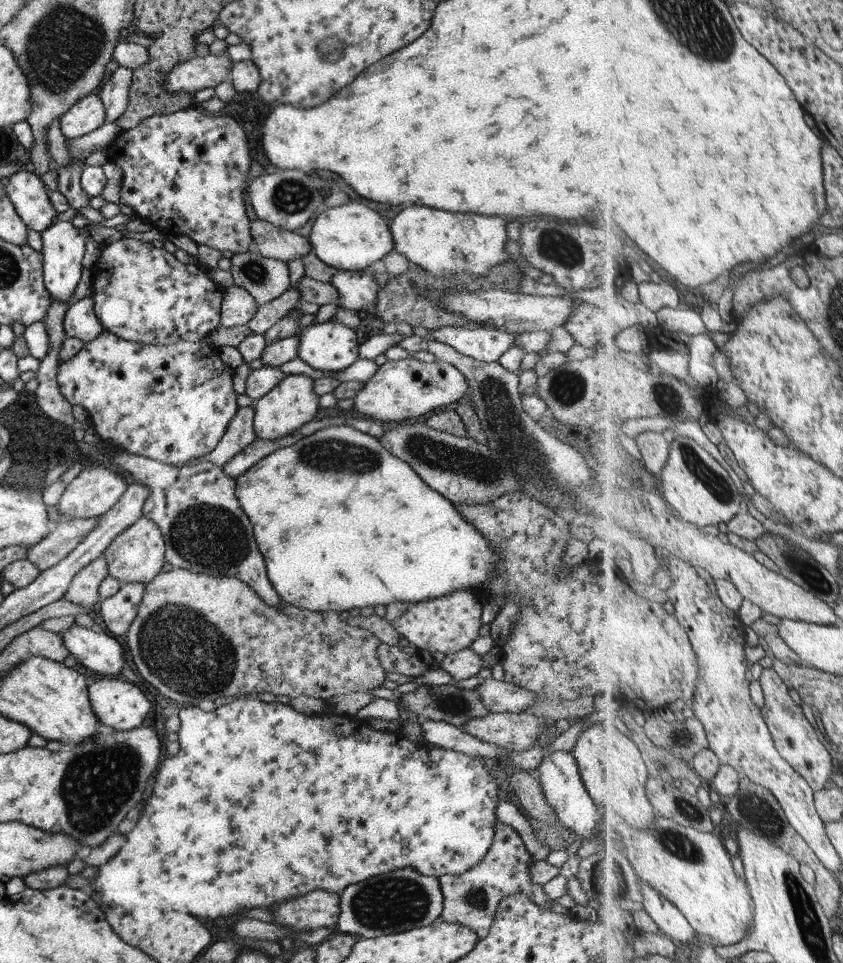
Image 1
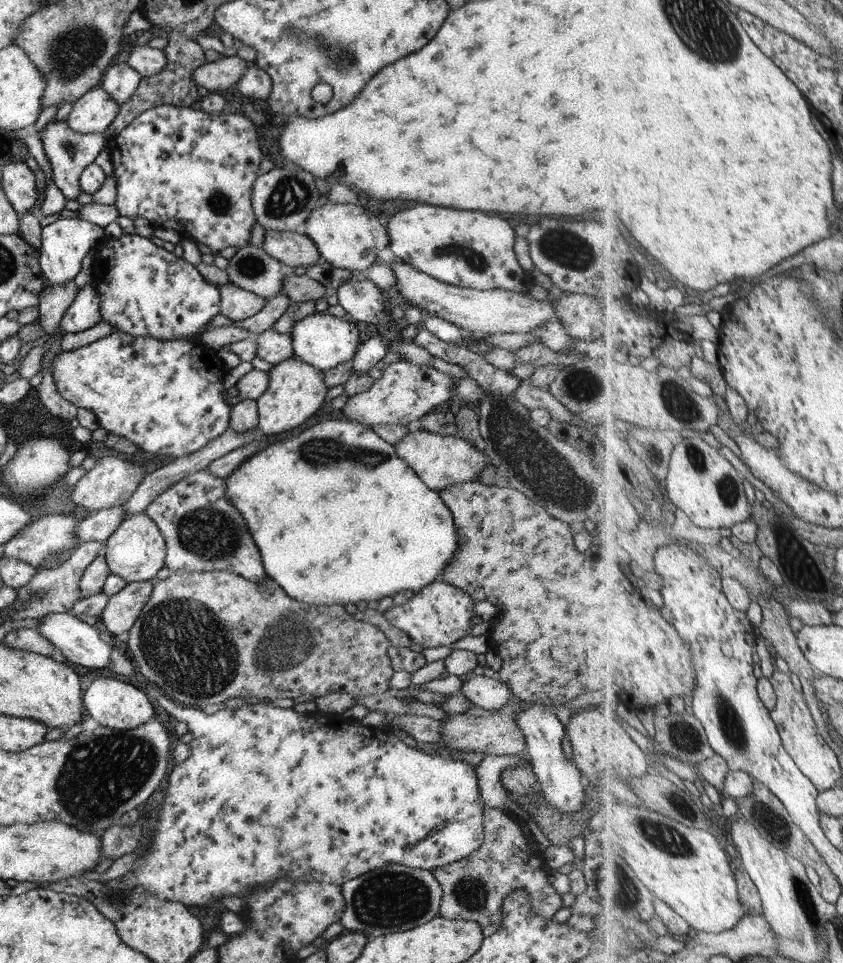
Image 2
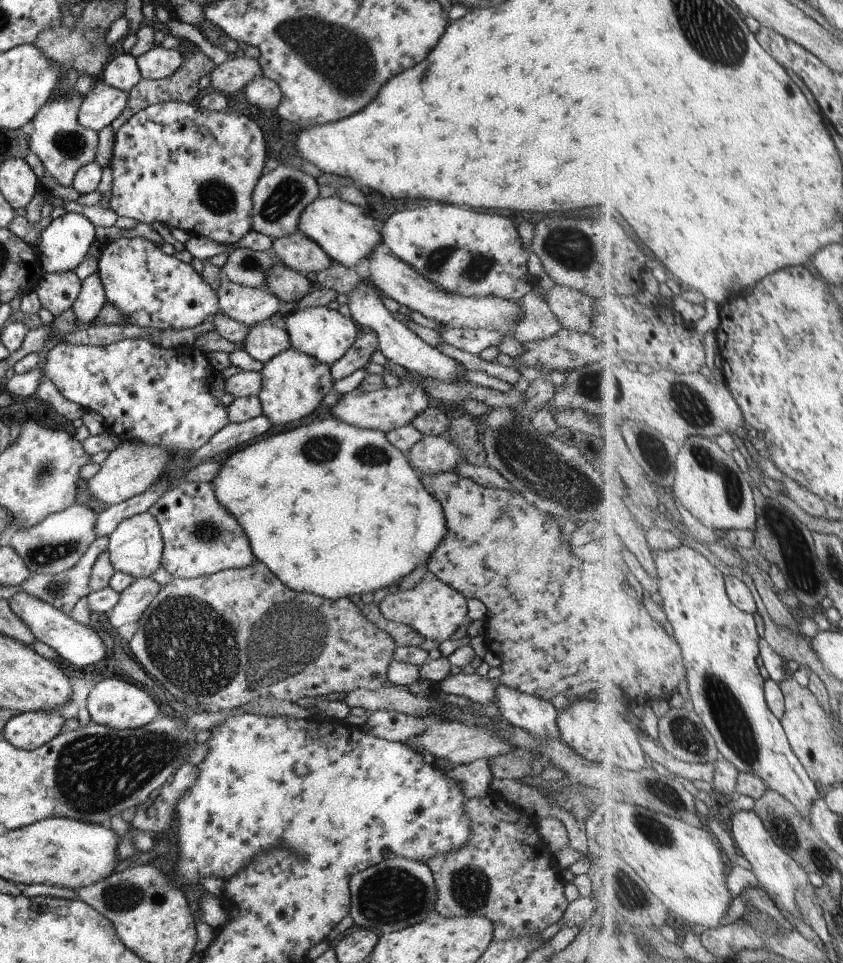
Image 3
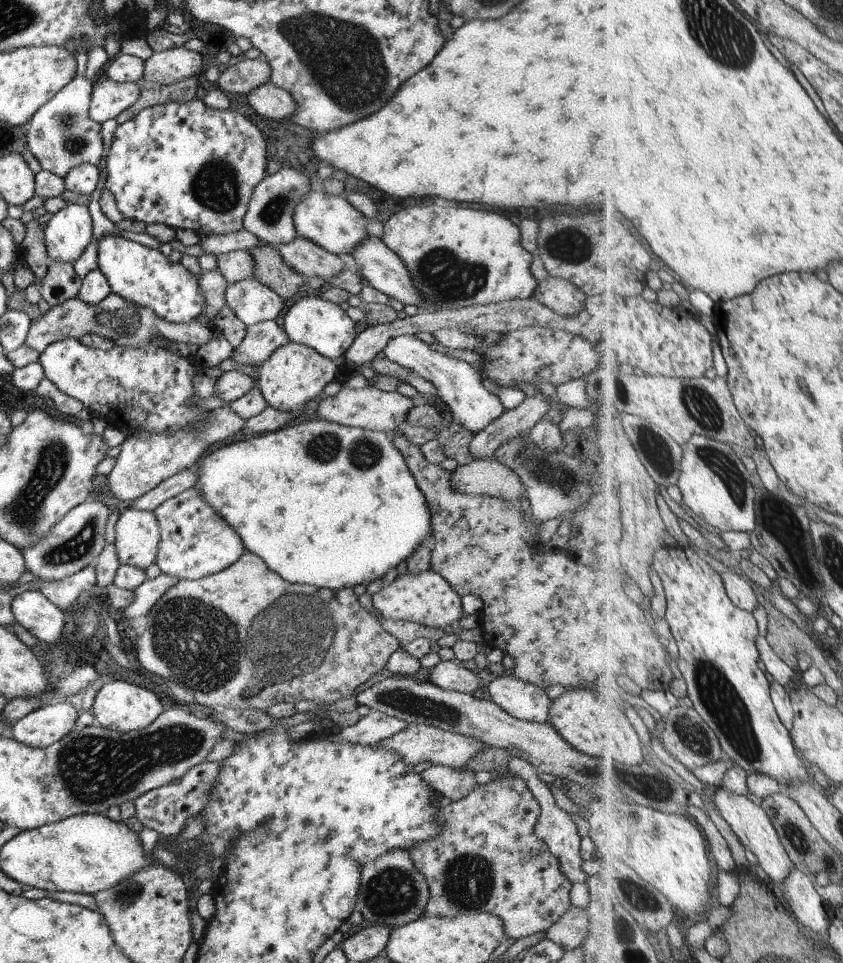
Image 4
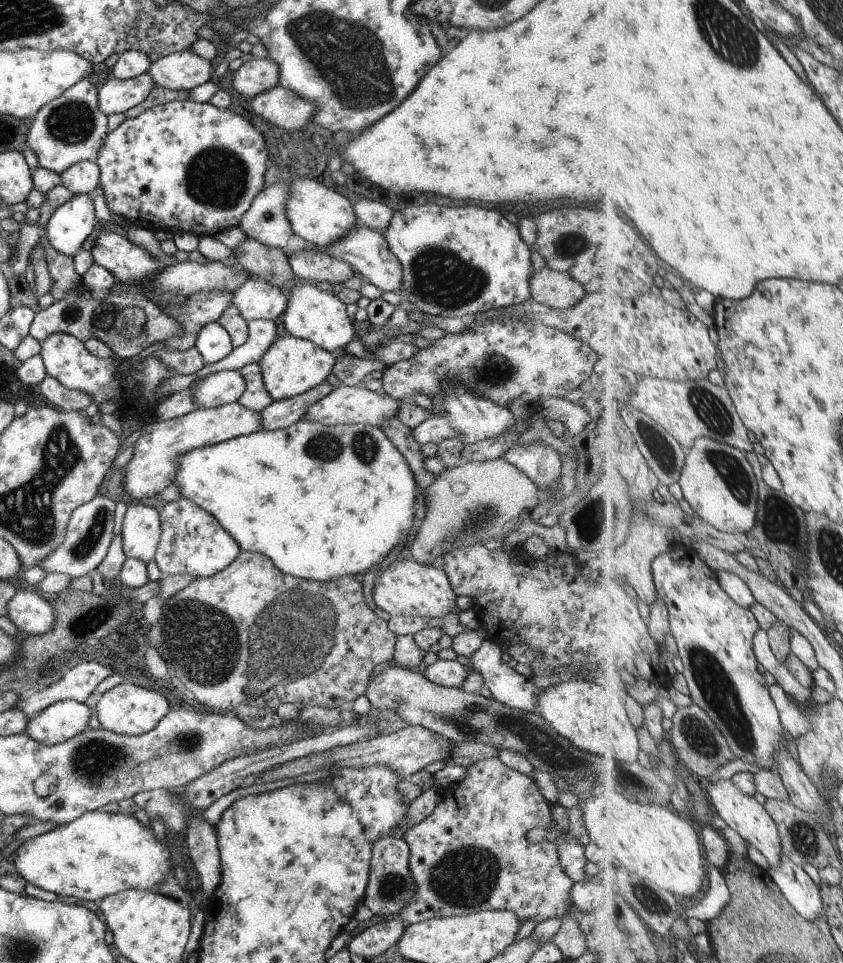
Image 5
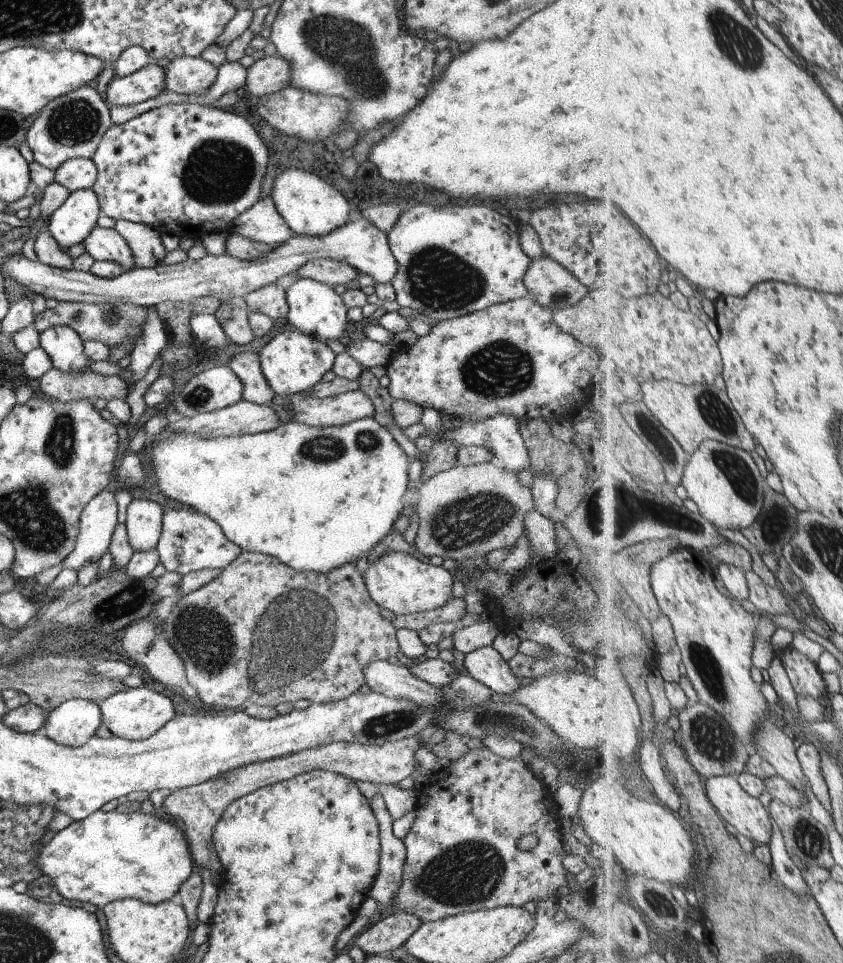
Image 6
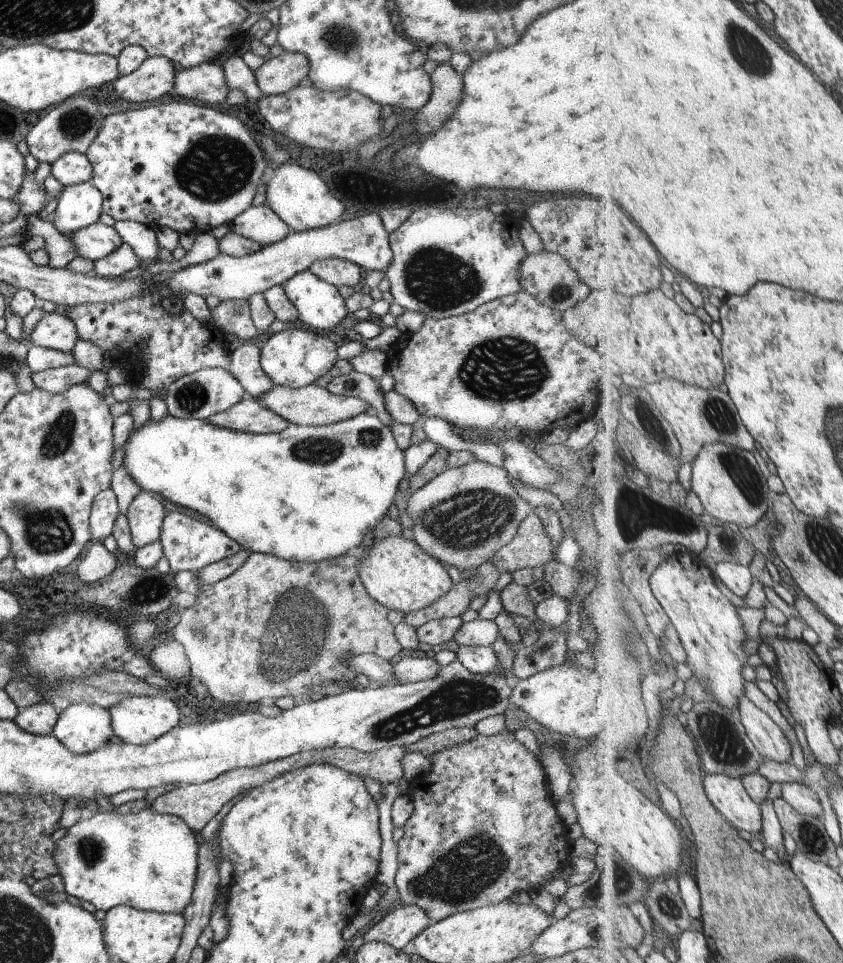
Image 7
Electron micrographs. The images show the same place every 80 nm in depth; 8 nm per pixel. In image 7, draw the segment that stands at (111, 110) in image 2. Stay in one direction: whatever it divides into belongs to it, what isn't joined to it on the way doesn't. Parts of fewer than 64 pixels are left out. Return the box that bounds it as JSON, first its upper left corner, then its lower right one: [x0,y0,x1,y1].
[111,57,175,103]

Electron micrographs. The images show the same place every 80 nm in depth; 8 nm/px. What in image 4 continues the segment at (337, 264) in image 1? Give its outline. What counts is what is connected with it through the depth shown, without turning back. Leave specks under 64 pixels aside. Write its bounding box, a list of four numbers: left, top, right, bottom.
[292,185,367,254]

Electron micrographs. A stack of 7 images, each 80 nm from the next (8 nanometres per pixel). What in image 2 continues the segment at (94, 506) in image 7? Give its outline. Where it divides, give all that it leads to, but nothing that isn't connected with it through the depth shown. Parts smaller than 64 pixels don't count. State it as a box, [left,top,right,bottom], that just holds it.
[3,513,78,570]

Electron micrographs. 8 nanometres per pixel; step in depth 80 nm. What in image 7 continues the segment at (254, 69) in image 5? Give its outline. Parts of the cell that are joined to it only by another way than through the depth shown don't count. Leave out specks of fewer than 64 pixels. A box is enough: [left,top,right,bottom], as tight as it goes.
[252,52,307,96]

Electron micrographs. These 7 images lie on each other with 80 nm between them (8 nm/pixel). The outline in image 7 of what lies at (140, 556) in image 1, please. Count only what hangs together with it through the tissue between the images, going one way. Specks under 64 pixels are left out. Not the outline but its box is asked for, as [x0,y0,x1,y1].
[125,491,164,549]

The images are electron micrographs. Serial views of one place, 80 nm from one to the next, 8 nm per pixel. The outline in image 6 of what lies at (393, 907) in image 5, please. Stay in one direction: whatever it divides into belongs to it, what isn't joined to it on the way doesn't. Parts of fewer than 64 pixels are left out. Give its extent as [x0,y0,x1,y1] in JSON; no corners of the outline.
[368,794,404,908]

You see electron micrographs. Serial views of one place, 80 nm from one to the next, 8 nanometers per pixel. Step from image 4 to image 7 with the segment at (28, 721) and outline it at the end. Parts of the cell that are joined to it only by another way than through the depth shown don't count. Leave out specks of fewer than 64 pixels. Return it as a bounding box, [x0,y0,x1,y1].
[50,700,111,754]

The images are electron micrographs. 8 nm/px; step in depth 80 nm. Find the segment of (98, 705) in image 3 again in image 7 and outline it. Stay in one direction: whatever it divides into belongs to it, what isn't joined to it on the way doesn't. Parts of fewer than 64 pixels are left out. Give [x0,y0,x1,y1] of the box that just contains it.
[107,693,184,746]

